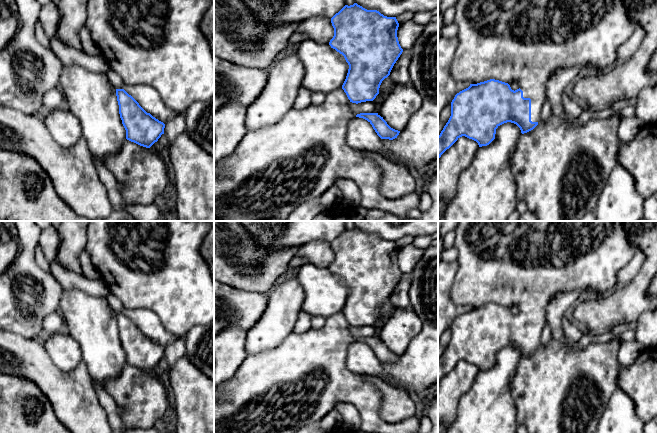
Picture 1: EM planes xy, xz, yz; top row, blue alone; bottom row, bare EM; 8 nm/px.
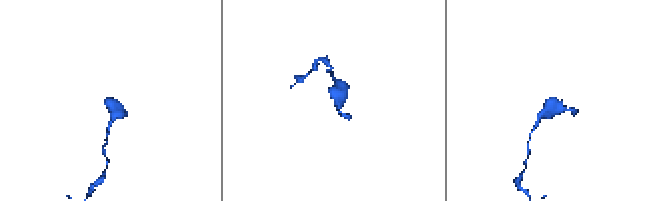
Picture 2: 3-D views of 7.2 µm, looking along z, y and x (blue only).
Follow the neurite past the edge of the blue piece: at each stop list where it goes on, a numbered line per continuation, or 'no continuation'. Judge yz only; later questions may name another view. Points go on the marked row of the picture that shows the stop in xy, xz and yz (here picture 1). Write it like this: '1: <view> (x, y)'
1: yz (526, 41)

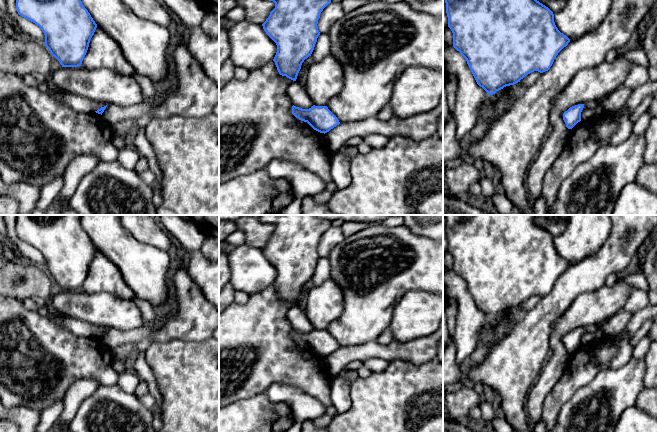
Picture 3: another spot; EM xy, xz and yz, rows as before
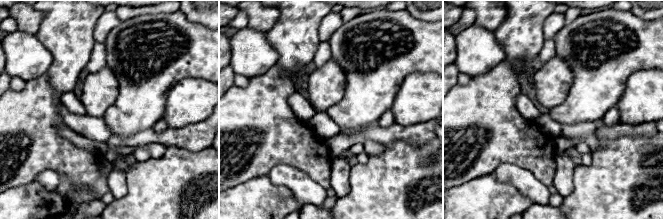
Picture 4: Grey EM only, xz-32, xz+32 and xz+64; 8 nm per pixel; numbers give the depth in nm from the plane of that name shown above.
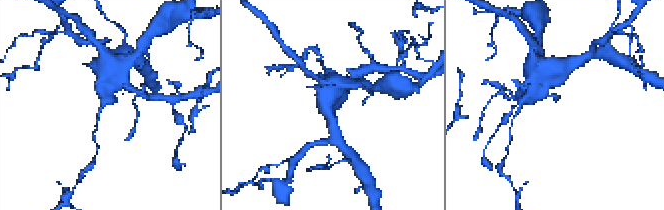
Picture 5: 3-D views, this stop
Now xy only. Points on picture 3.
no continuation

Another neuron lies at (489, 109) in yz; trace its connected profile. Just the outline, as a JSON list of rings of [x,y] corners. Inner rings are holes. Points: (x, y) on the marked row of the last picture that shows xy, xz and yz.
[[[519,82],[514,85],[506,86],[501,90],[502,93],[498,101],[492,101],[491,95],[487,94],[479,109],[479,122],[490,121],[494,117],[504,115],[512,105],[510,97],[521,93]]]

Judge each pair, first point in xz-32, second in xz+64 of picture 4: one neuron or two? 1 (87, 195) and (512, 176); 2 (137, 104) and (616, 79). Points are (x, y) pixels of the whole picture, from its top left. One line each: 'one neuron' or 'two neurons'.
1: one neuron
2: one neuron

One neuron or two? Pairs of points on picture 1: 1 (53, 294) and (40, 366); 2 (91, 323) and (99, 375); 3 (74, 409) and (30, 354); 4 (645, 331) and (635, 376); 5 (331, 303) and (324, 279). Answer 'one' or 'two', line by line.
1: two
2: one
3: one
4: two
5: one

